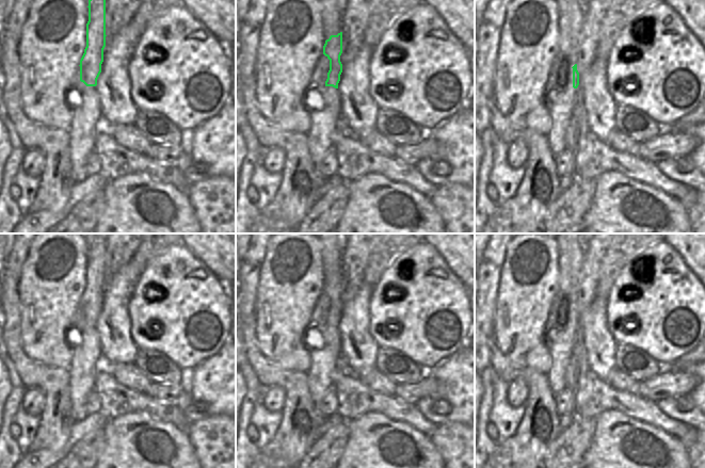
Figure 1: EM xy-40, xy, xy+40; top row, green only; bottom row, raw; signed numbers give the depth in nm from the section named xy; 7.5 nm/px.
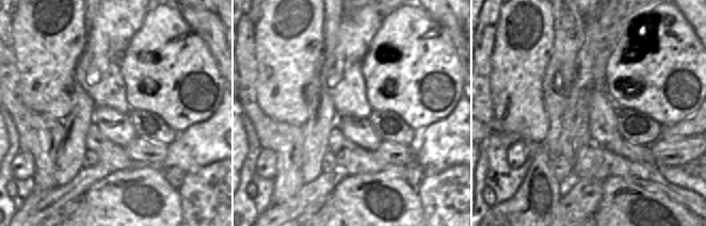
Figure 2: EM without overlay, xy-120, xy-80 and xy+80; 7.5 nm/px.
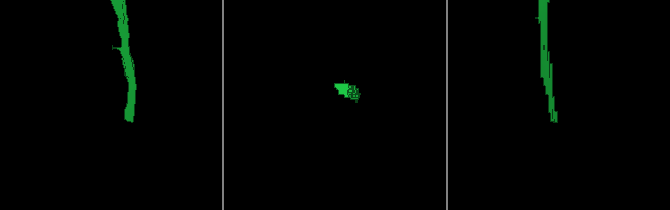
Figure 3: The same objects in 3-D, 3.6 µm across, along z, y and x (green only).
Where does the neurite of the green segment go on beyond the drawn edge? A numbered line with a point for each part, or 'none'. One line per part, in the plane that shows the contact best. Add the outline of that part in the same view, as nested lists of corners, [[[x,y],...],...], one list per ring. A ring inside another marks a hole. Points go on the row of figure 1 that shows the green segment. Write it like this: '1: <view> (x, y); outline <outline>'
1: xy+40 (560, 107); outline [[[573,68],[568,72],[566,87],[556,96],[545,97],[545,107],[551,117],[551,128],[547,134],[547,143],[554,157],[560,155],[566,147],[564,134],[575,104],[577,88],[573,87]]]

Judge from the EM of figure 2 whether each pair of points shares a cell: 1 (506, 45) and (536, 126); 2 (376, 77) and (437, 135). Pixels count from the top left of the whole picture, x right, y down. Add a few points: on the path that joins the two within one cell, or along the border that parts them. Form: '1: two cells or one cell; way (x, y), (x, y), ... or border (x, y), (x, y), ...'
1: one cell; way (516, 65), (516, 100), (518, 106)
2: two cells; border (450, 114), (428, 125), (422, 131)

